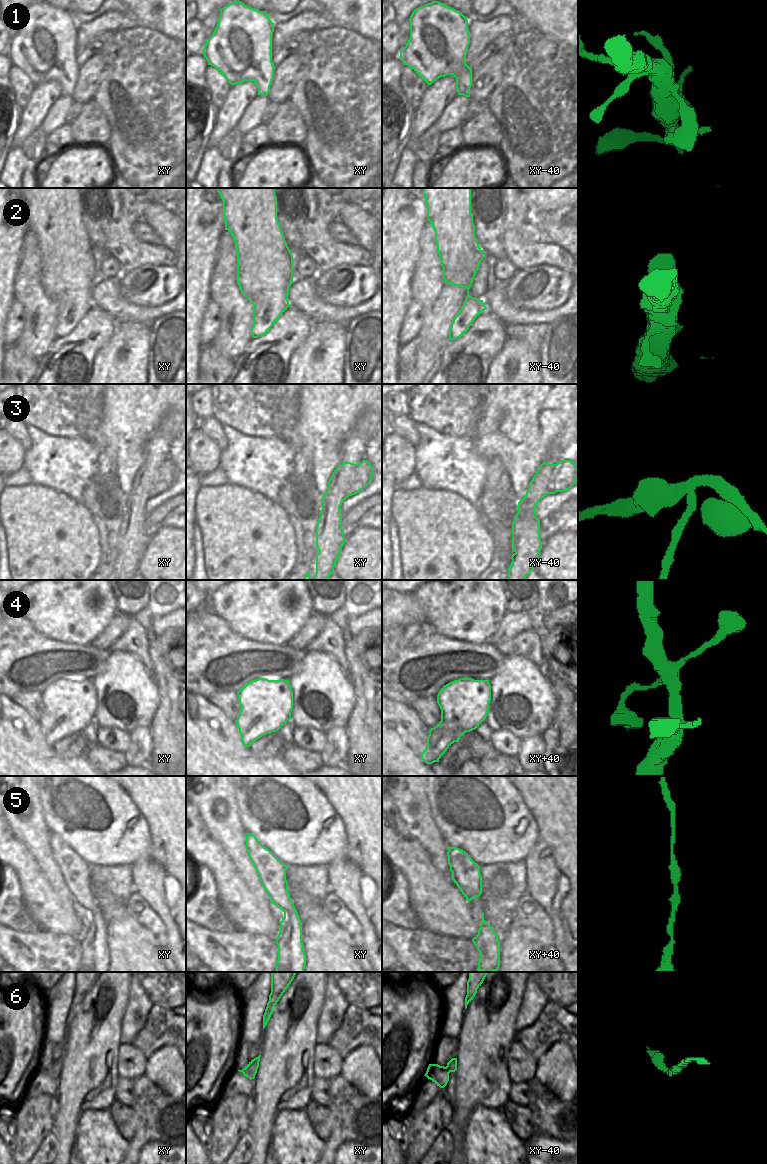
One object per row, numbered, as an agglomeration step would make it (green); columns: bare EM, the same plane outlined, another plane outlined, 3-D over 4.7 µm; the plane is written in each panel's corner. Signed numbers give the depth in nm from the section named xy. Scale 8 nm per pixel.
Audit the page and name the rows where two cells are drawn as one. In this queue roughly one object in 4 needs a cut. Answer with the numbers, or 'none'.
3

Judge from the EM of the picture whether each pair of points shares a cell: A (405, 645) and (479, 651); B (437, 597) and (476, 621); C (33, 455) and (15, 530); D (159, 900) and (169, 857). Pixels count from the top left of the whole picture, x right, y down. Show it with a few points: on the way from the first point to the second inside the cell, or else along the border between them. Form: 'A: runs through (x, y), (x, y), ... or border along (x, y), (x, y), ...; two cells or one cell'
A: runs through (423, 649), (461, 649); one cell
B: runs through (447, 601), (457, 602), (466, 611); one cell
C: border along (10, 485), (38, 484), (49, 488); two cells
D: runs through (170, 889), (171, 868); one cell

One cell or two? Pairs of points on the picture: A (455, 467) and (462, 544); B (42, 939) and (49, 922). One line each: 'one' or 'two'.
A: two
B: two

